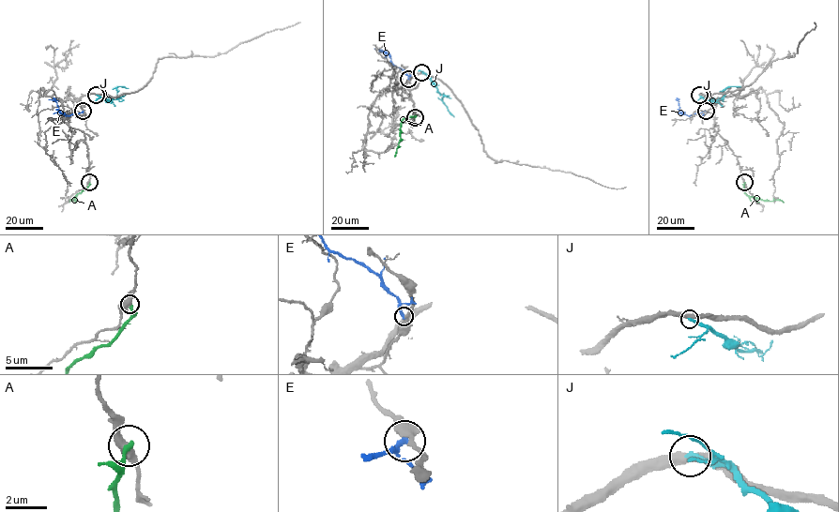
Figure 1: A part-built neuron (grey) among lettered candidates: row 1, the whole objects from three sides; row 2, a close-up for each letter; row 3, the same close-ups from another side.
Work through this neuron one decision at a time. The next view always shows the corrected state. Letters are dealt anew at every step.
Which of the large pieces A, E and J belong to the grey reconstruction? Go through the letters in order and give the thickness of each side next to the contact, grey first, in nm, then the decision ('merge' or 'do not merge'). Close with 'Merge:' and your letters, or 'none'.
A: 440 nm thick on the grey side, 280 nm on the other; do not merge
E: 200 nm thick on the grey side, 240 nm on the other; do not merge
J: 400 nm thick on the grey side, 280 nm on the other; do not merge
Merge: none

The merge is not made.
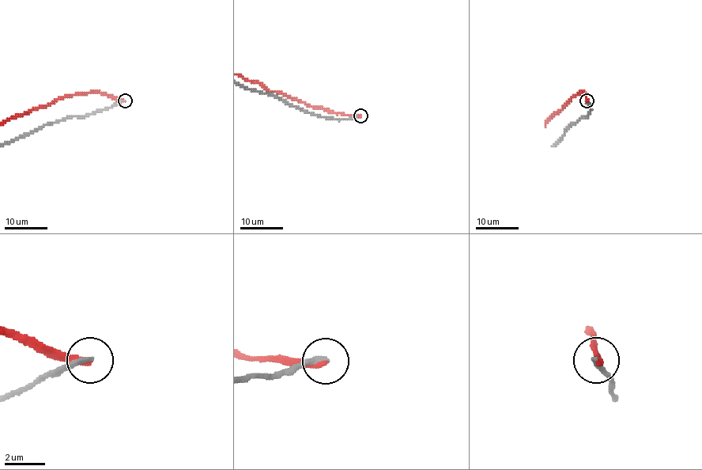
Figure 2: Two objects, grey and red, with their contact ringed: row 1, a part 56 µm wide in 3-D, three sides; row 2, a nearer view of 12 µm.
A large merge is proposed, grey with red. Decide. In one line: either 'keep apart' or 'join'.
keep apart

